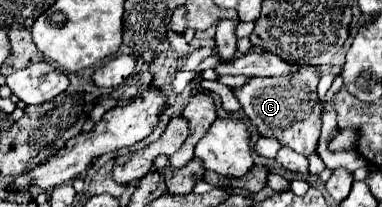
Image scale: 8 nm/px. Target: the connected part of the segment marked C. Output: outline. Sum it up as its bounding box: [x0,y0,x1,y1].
[234,65,322,157]

